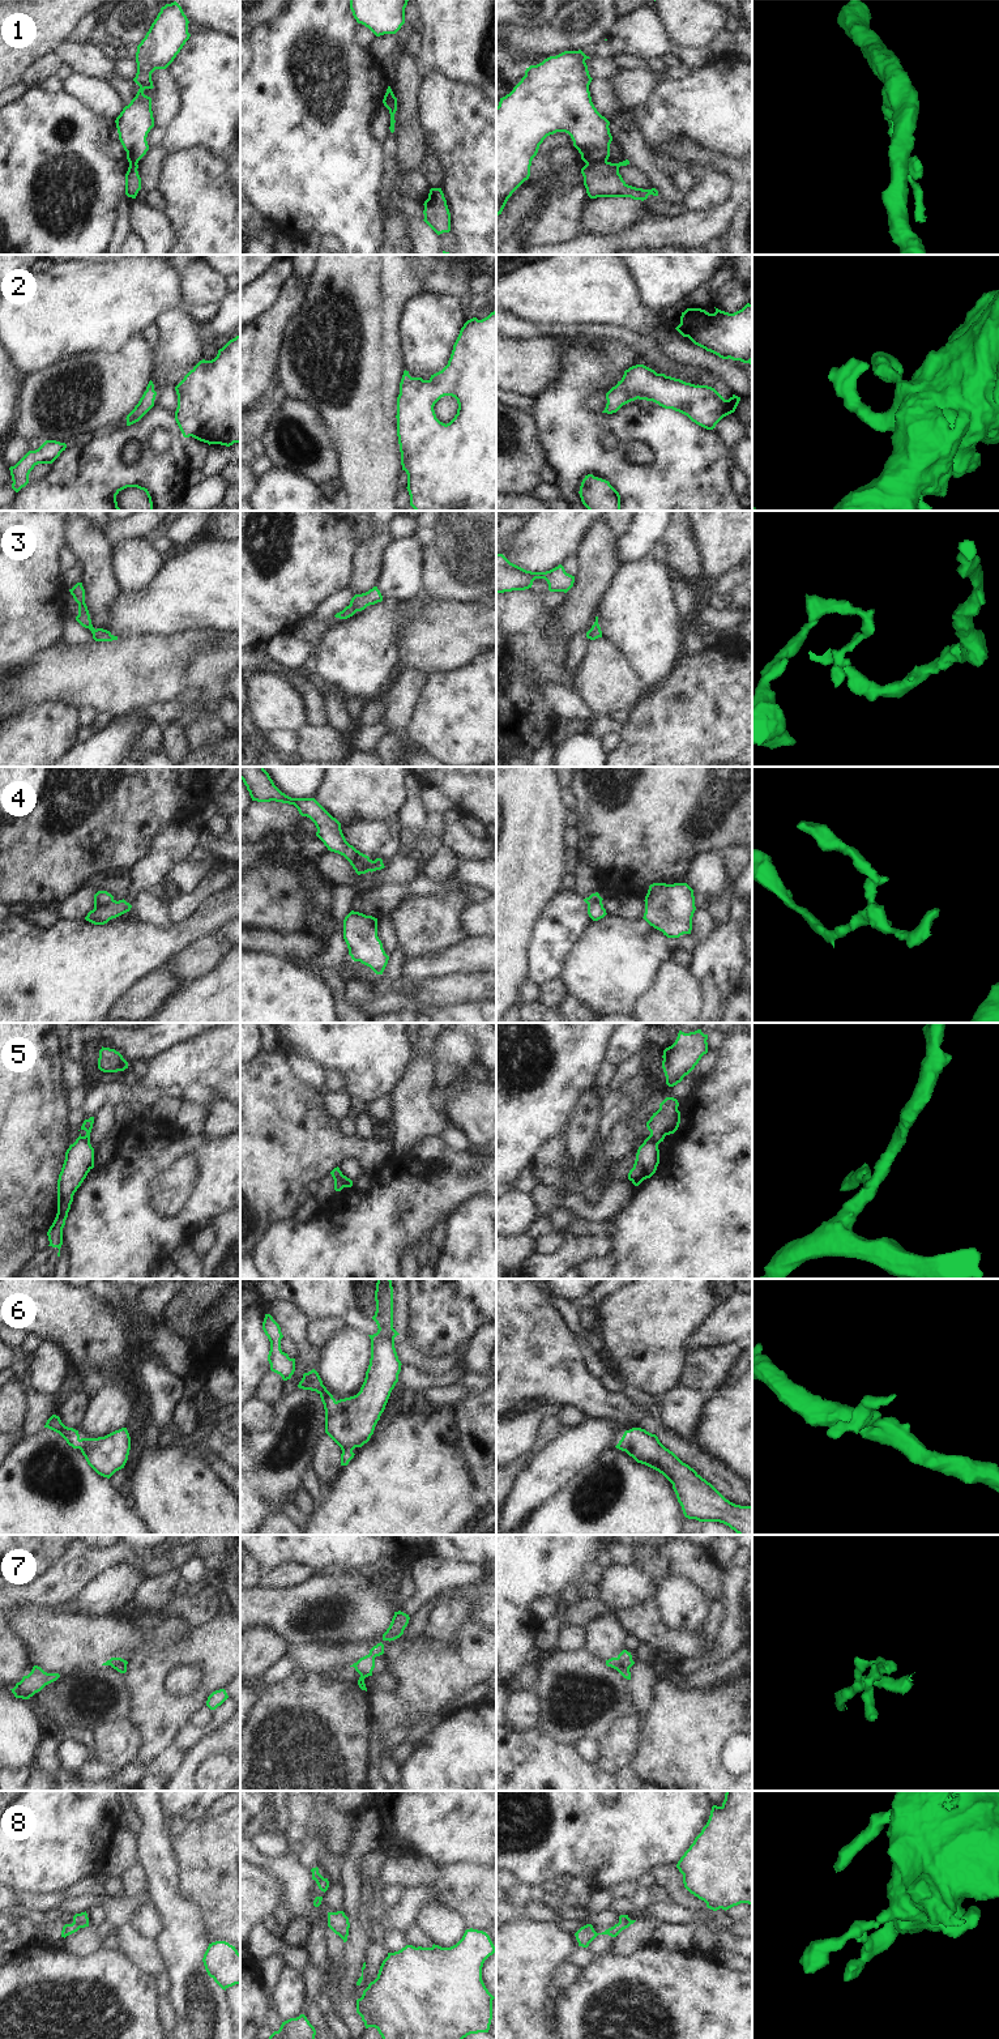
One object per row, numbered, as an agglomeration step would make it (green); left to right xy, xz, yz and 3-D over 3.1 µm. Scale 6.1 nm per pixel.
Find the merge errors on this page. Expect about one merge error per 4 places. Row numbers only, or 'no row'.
1, 4, 5, 7

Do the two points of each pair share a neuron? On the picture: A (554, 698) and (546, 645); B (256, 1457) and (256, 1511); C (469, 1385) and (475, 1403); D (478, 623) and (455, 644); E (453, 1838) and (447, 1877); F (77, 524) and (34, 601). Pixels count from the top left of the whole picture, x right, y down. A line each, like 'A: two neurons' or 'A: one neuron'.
A: two neurons
B: one neuron
C: two neurons
D: one neuron
E: two neurons
F: two neurons

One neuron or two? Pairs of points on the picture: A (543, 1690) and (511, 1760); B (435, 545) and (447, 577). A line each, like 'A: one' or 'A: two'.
A: two
B: one

